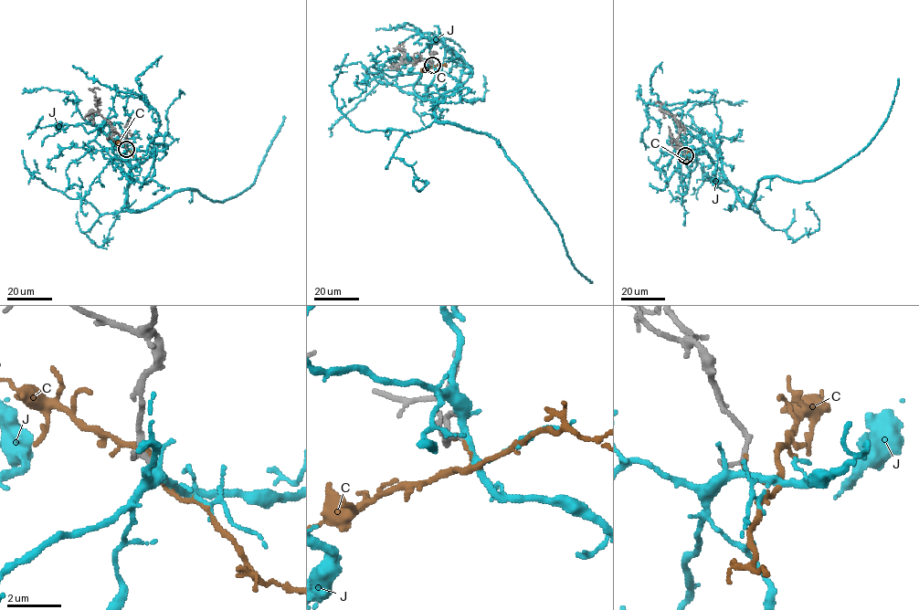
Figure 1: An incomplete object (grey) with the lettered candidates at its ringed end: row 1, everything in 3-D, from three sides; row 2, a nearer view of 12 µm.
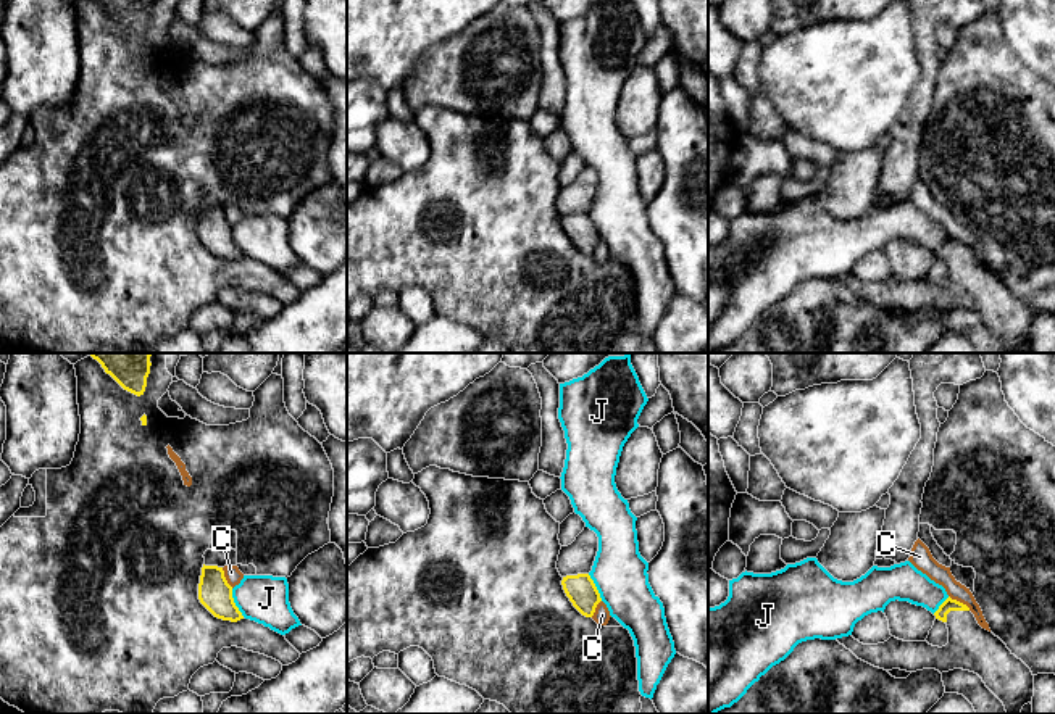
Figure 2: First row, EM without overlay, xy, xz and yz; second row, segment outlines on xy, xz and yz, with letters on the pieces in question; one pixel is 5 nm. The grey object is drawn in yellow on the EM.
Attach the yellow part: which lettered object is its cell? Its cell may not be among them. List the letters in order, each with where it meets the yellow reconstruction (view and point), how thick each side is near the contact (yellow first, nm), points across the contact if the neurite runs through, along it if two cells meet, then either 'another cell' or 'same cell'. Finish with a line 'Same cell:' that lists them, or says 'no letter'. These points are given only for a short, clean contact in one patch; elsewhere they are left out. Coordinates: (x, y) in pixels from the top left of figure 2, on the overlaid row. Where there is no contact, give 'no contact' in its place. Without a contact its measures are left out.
C: yz (959, 601) | 70/90 nm | another cell
J: xy (234, 603) | 170/240 nm | along xy (231, 589), (234, 605), (244, 616) | another cell
Same cell: no letter

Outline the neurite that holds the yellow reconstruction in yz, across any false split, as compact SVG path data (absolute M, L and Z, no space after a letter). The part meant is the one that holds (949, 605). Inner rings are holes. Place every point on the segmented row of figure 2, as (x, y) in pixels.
M949 596L934 616L949 629L949 643L942 648L895 637L878 645L863 645L852 635L836 640L858 659L884 670L936 669L942 674L963 669L974 672L1003 703L1007 714L1020 714L1024 704L1032 704L1031 669L999 637L982 629L966 604Z

